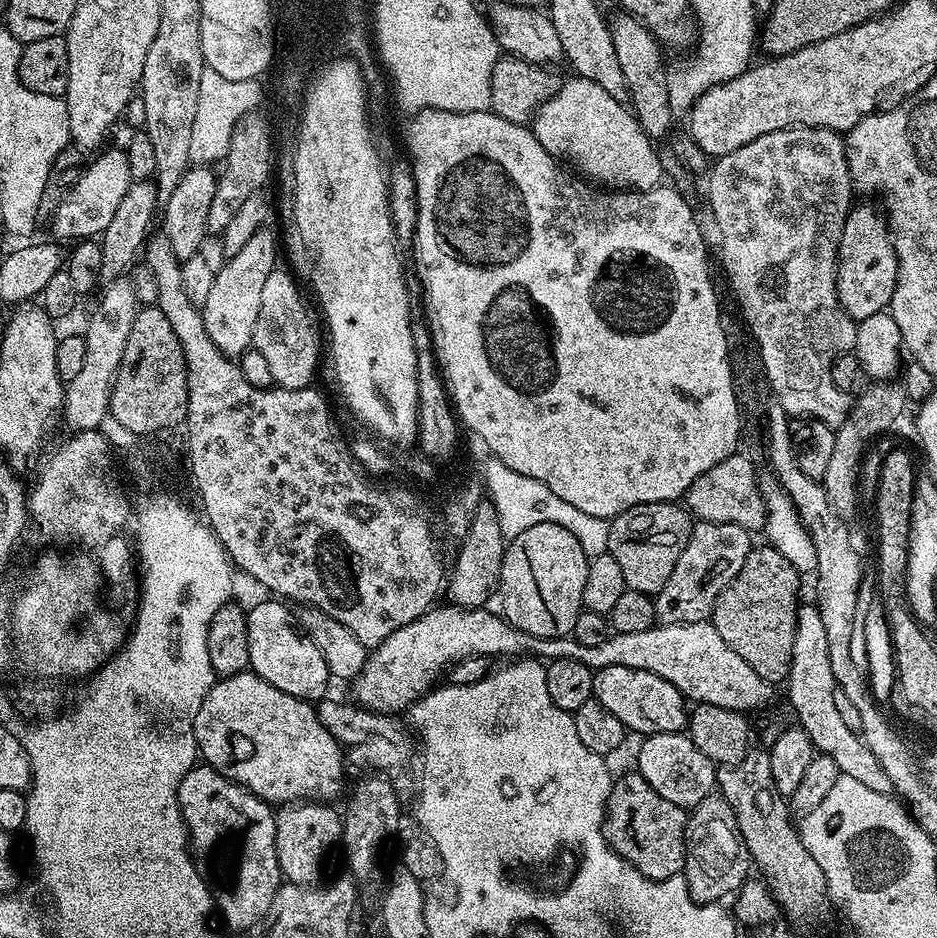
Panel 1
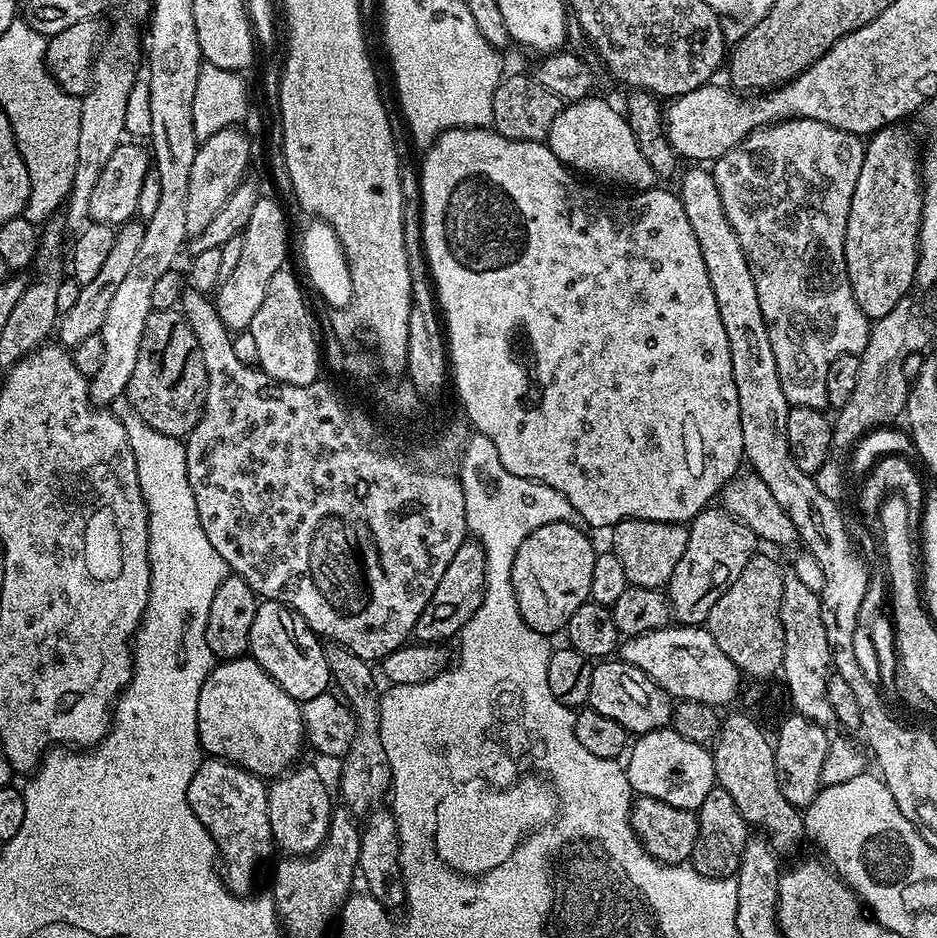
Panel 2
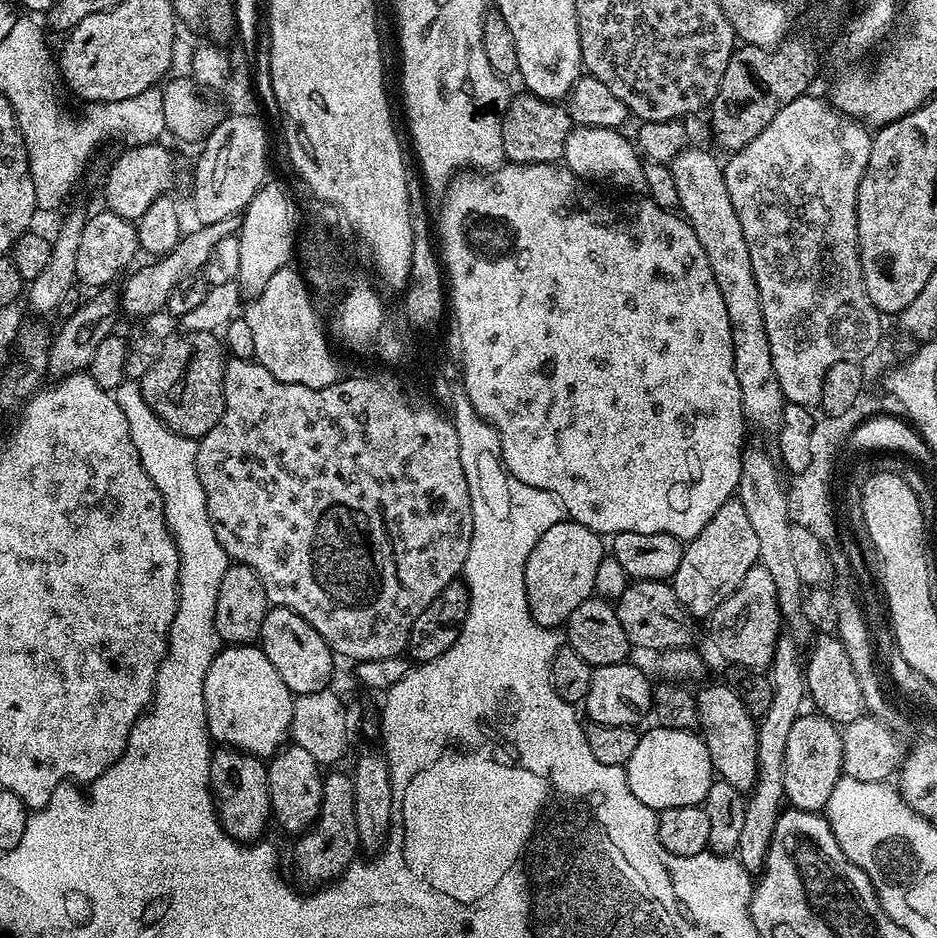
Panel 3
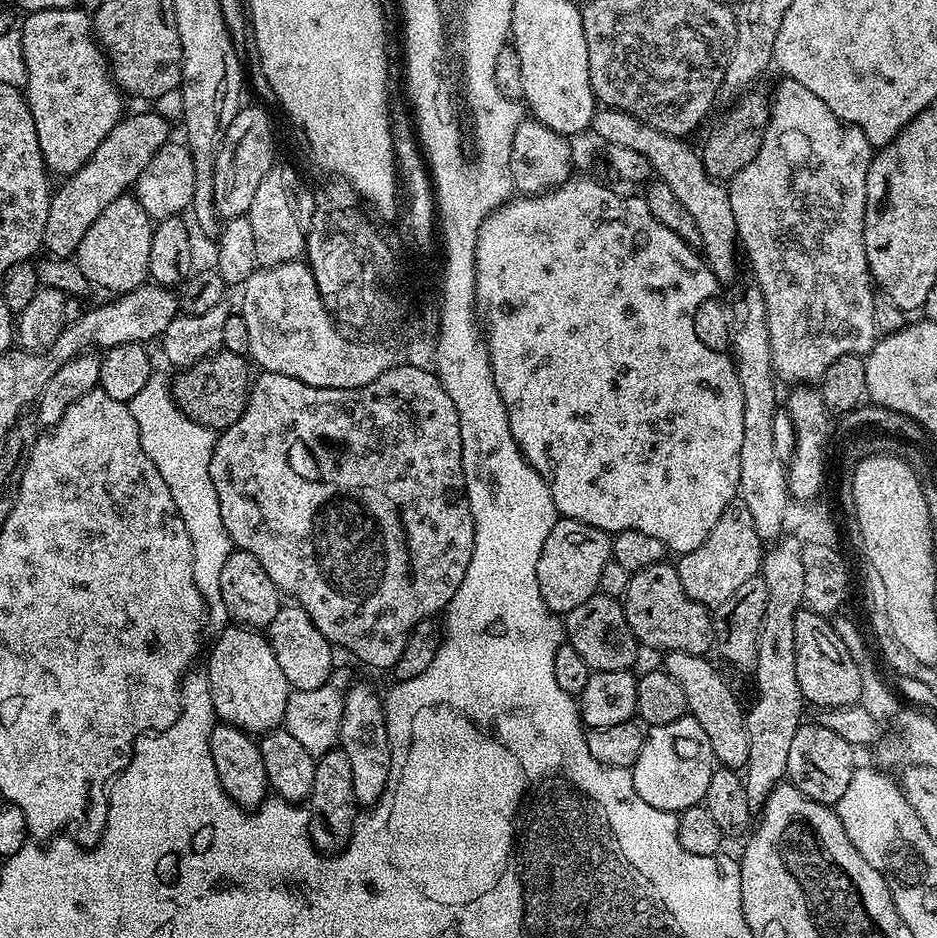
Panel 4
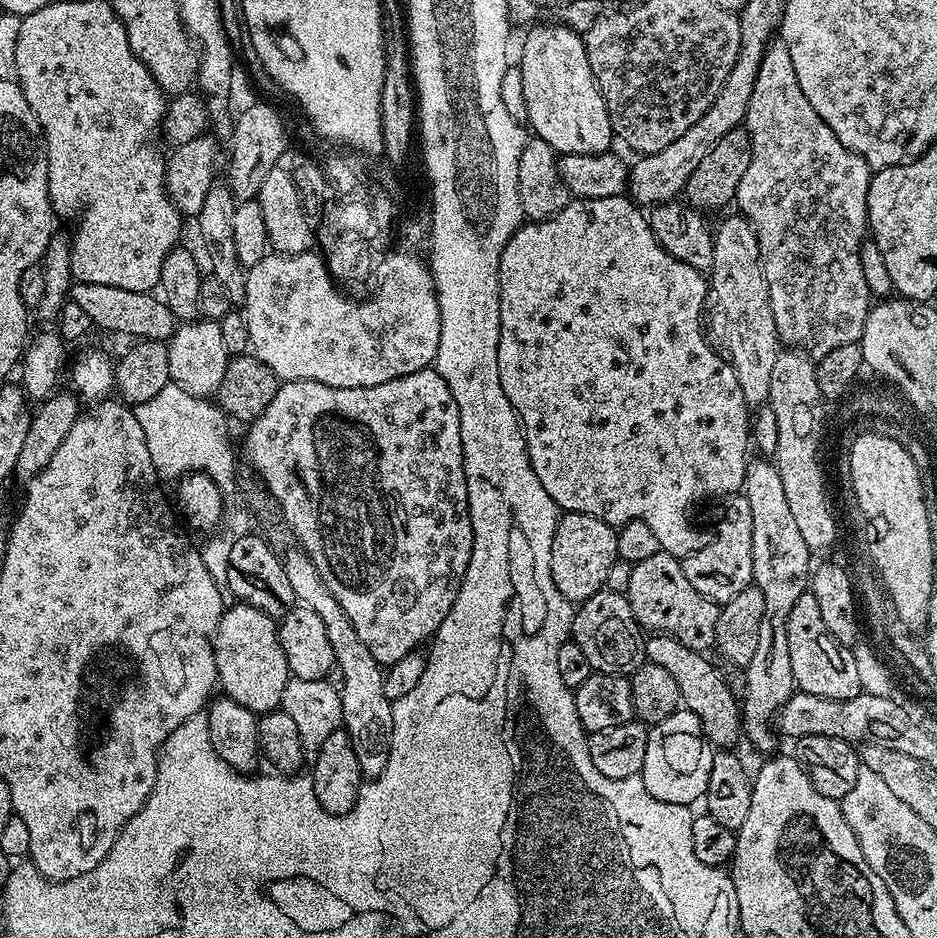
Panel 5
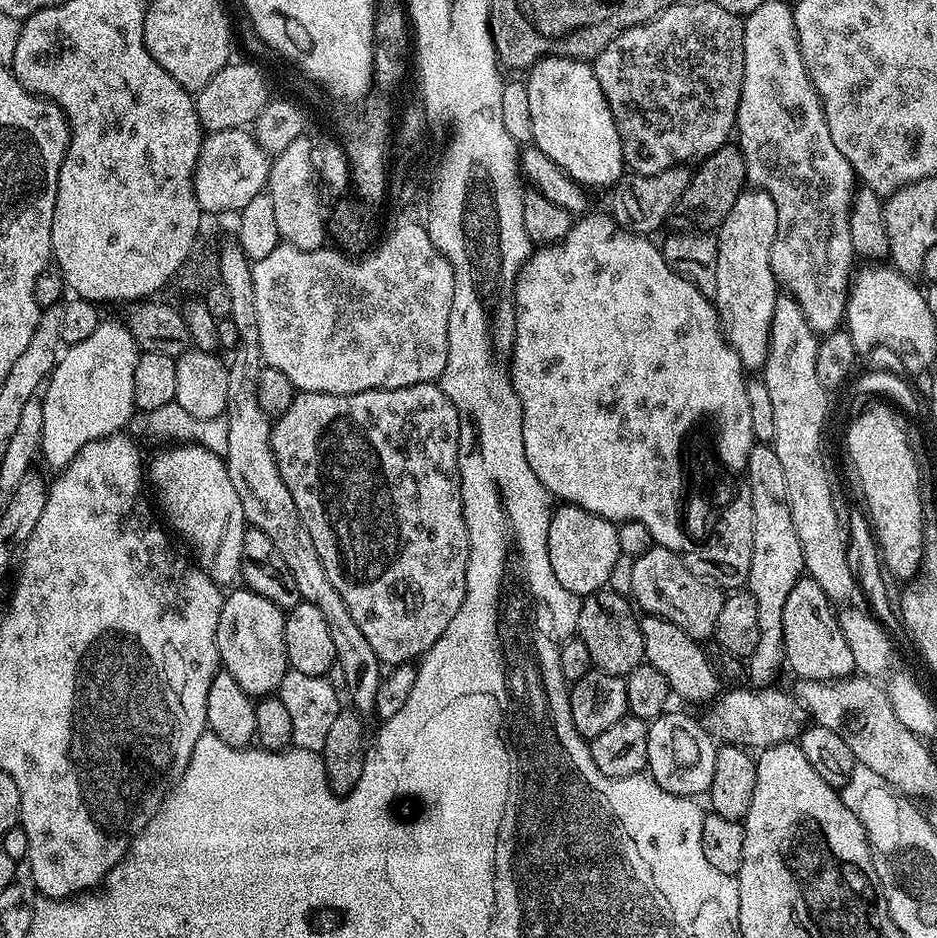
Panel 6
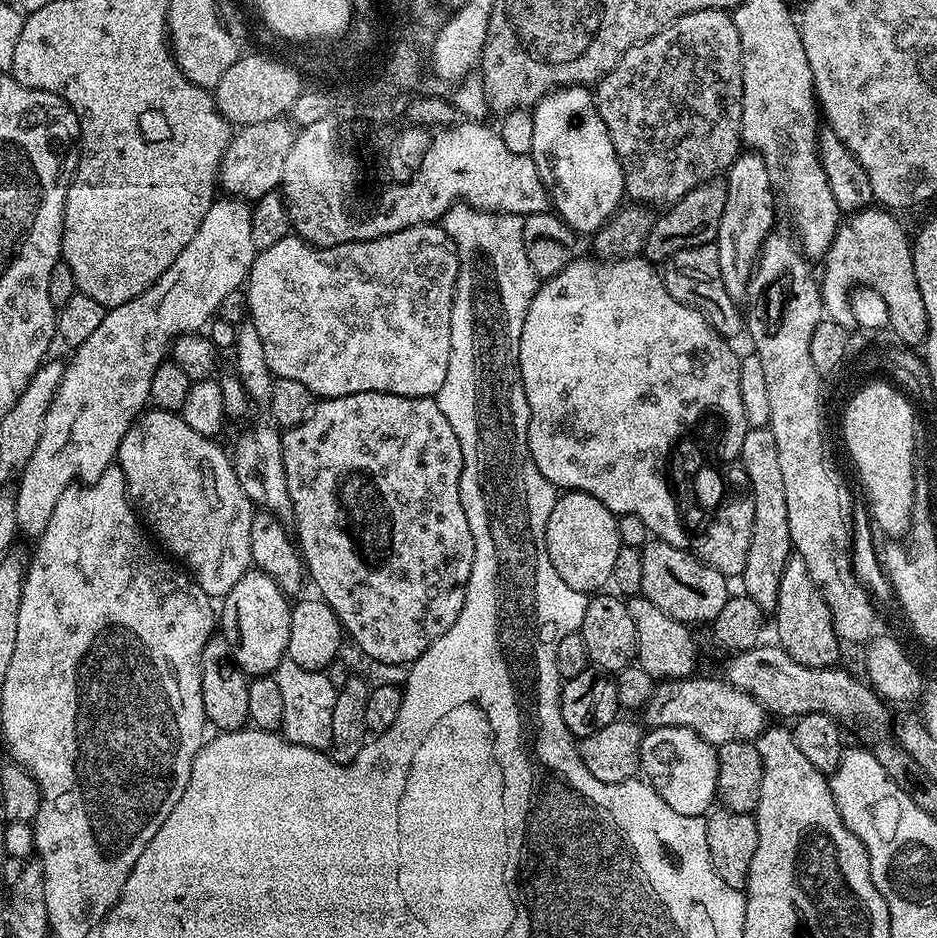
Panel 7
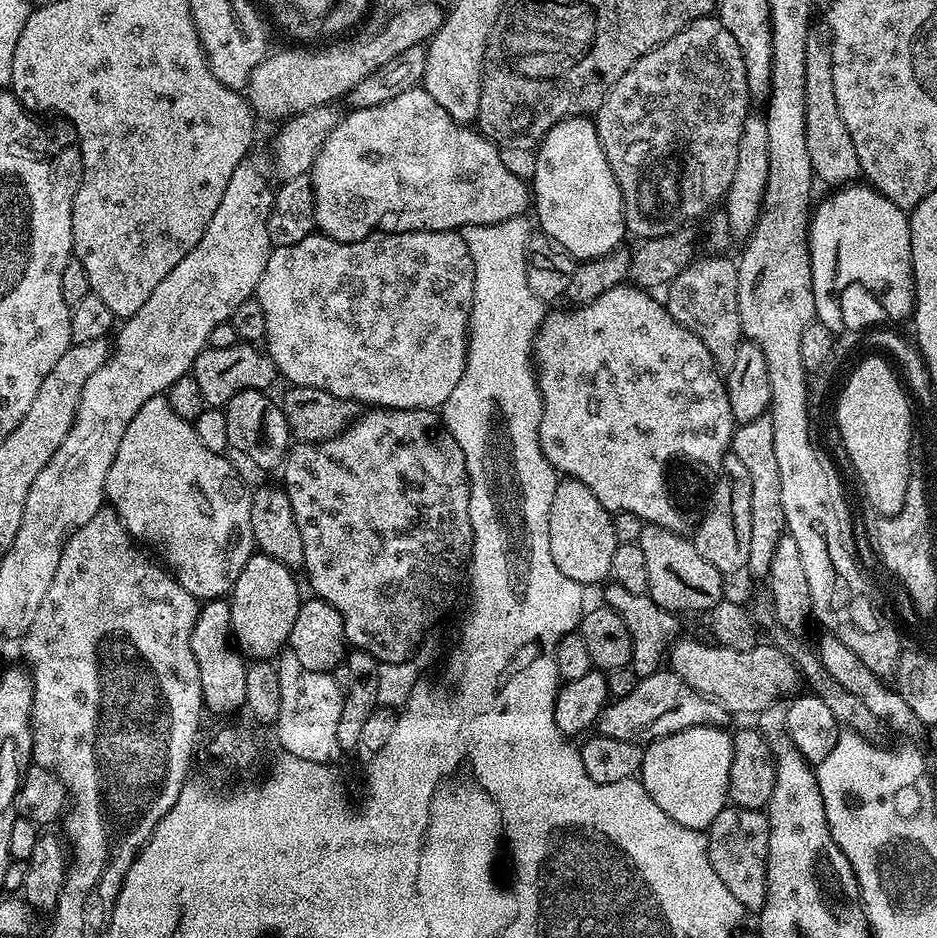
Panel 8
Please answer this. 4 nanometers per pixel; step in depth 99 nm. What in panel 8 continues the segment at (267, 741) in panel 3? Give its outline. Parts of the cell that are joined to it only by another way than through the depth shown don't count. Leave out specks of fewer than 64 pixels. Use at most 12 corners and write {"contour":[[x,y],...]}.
{"contour":[[253,554],[228,605],[245,657],[279,657],[302,603],[297,573]]}

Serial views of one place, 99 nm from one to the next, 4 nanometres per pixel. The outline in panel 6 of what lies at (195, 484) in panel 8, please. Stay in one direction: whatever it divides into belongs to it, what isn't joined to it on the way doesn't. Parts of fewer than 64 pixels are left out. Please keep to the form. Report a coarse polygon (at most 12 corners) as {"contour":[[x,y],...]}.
{"contour":[[176,442],[147,461],[167,527],[227,586],[246,531],[223,455]]}

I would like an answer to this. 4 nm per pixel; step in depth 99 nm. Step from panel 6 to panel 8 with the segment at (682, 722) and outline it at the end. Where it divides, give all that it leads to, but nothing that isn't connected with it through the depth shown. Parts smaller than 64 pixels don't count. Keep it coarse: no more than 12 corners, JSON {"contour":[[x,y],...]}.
{"contour":[[707,724],[644,748],[638,779],[674,822],[729,803],[733,733]]}

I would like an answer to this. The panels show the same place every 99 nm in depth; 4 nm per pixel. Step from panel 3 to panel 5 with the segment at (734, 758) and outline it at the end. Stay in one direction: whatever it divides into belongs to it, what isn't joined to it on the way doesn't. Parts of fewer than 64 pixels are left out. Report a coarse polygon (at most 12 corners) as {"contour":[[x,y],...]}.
{"contour":[[659,634],[647,663],[670,670],[708,743],[735,749],[742,704],[705,653]]}

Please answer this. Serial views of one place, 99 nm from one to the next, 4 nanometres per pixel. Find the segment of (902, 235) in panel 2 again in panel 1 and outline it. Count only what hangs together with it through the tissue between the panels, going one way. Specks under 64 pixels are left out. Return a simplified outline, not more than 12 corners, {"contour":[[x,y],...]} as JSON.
{"contour":[[875,203],[849,210],[836,259],[857,322],[891,305],[896,247]]}

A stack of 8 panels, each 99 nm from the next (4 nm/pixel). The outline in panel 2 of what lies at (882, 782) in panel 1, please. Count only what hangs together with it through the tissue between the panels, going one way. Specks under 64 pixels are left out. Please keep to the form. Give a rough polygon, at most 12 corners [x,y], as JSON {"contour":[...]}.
{"contour":[[785,571],[782,677],[797,713],[837,723],[820,594]]}

